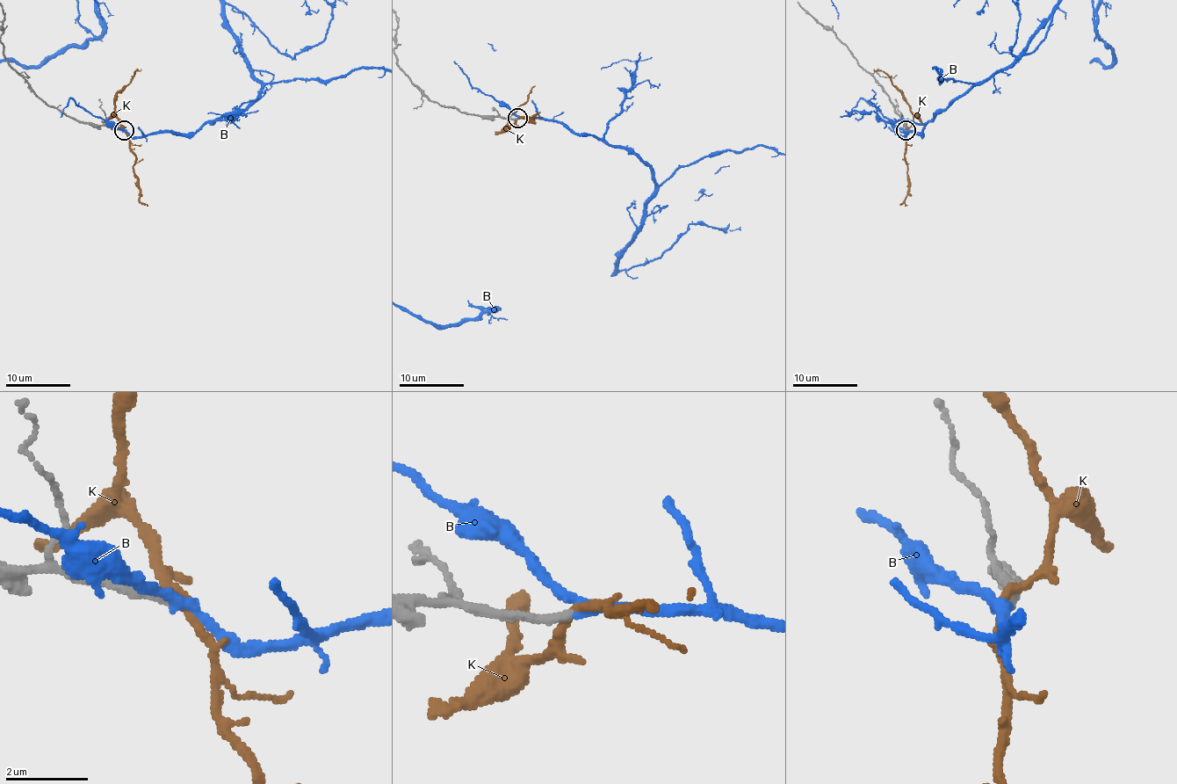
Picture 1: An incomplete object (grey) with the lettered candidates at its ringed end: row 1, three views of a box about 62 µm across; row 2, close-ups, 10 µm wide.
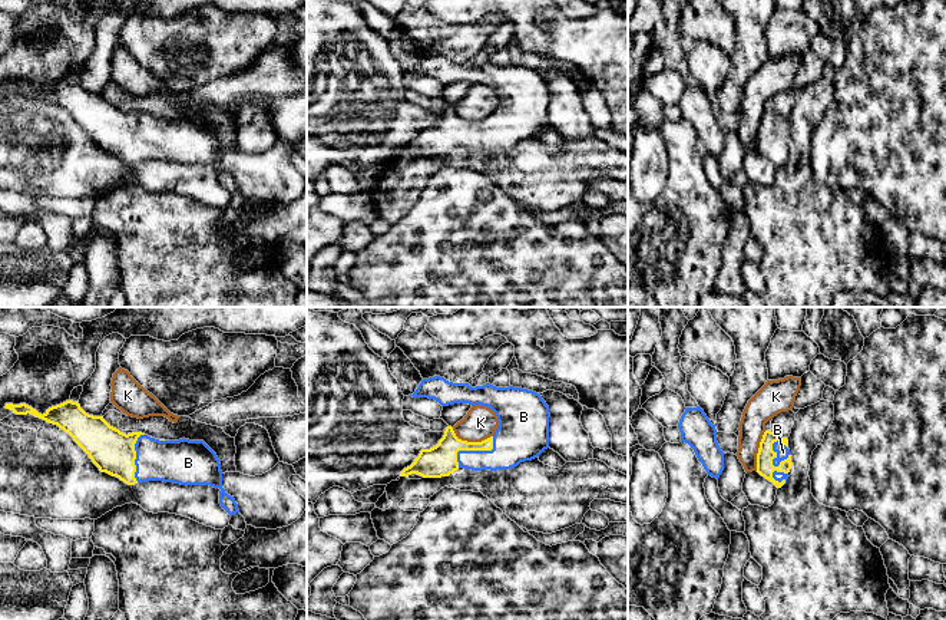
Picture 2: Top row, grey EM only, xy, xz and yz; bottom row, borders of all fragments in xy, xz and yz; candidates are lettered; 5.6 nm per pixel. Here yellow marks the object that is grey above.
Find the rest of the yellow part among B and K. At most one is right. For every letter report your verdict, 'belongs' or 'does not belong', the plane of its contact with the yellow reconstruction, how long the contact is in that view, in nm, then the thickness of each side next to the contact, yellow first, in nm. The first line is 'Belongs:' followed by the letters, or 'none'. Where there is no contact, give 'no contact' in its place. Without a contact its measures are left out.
Belongs: B
B: belongs | xz | 260 nm | 180/260 nm
K: does not belong | xz | 240 nm | 180/190 nm

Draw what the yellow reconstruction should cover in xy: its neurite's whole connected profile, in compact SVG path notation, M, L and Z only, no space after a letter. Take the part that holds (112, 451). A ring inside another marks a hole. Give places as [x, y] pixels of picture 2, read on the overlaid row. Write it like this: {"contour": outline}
{"contour": "M66 400L43 415L26 403L6 403L16 415L33 415L57 425L89 455L100 472L128 485L163 481L181 485L219 488L219 504L229 514L239 512L234 497L222 488L222 471L216 454L204 441L165 441L142 432L123 433L103 416L86 413L77 402Z"}

